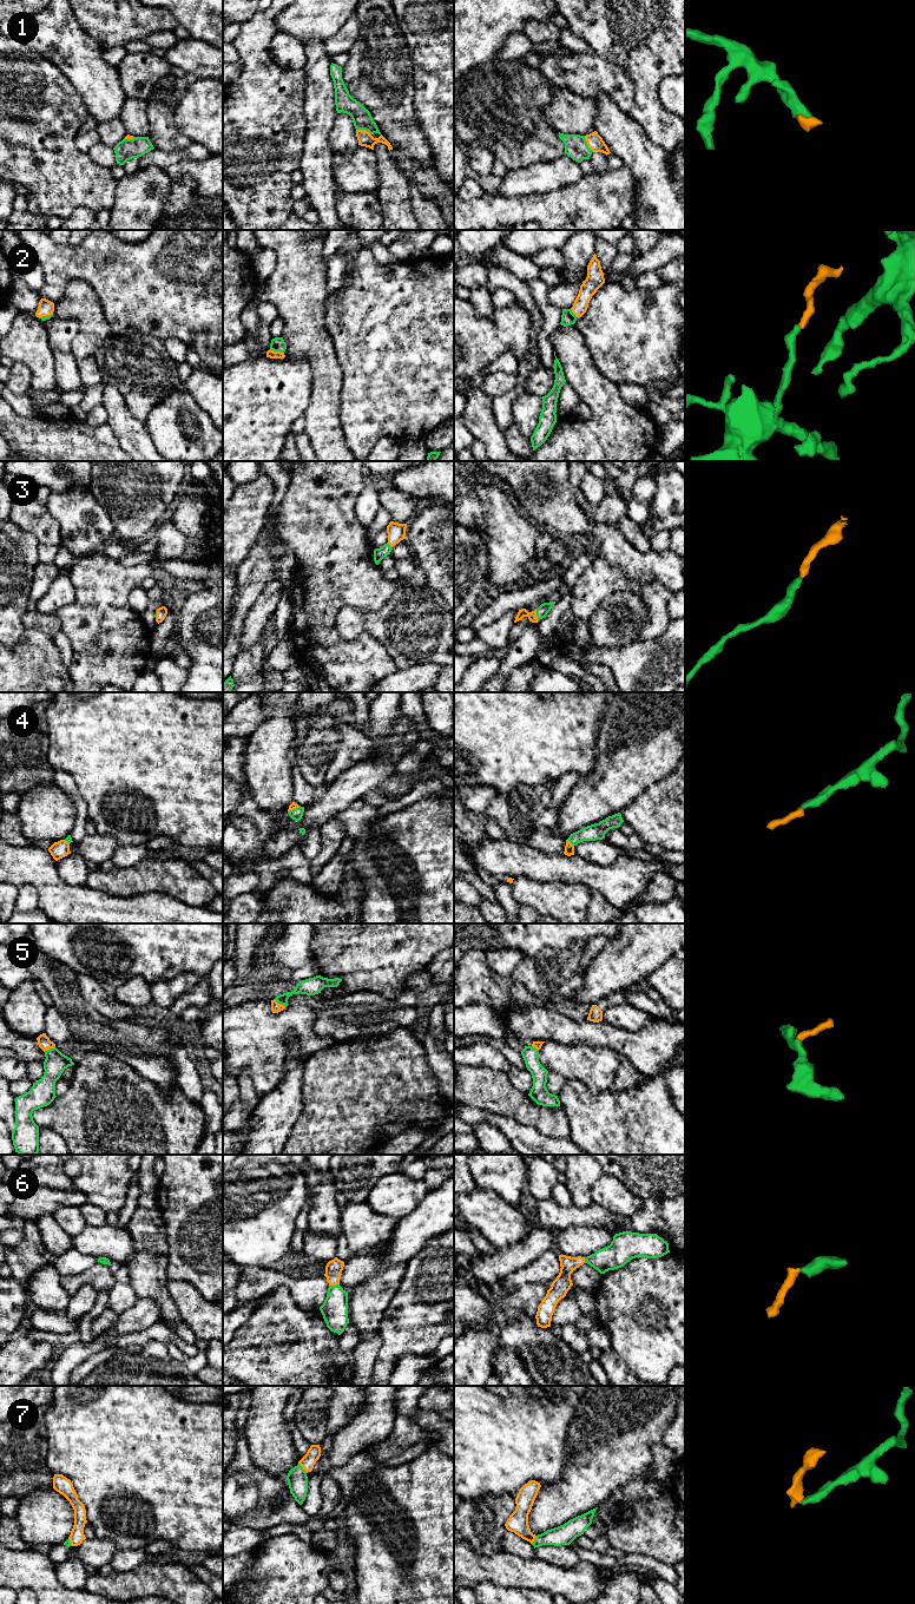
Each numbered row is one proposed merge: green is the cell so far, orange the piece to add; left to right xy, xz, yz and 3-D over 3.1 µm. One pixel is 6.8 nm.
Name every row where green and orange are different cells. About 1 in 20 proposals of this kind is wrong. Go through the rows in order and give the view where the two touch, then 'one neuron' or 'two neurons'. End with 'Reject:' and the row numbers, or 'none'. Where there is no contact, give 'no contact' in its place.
1: meets green in yz; one neuron
2: meets green in xz; one neuron
3: meets green in yz; one neuron
4: meets green in yz; one neuron
5: meets green in xz; one neuron
6: meets green in xz; one neuron
7: meets green in xz; two neurons
Reject: 7

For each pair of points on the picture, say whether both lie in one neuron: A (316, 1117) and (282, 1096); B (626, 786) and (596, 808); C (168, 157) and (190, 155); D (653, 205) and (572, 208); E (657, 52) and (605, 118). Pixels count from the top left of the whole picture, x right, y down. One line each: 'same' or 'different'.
A: different
B: same
C: same
D: different
E: different

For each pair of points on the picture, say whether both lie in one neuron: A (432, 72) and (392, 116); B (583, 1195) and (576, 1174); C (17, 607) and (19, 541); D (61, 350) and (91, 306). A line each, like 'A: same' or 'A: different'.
A: different
B: same
C: same
D: different

